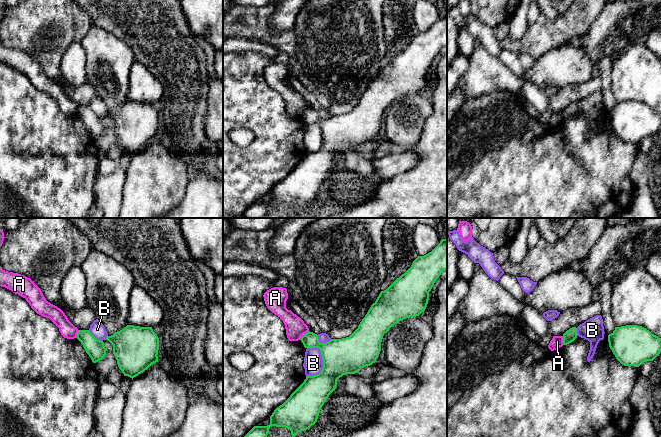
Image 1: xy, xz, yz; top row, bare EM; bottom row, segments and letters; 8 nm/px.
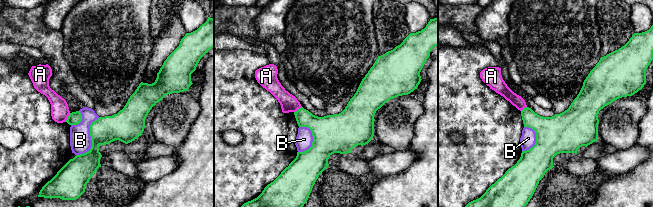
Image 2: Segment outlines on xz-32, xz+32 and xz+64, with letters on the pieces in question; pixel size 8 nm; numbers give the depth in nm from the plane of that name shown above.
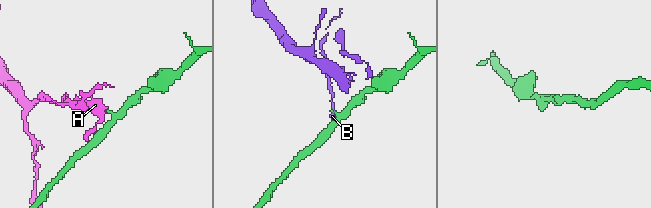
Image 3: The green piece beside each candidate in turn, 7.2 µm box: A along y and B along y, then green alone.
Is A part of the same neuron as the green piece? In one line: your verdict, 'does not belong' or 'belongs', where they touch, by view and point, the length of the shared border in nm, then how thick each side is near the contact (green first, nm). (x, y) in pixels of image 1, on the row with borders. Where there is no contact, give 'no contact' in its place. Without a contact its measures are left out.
does not belong | xz (304, 334) | 100 nm | 160/160 nm

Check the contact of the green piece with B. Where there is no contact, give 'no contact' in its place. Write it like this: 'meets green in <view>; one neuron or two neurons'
meets green in xz; two neurons

